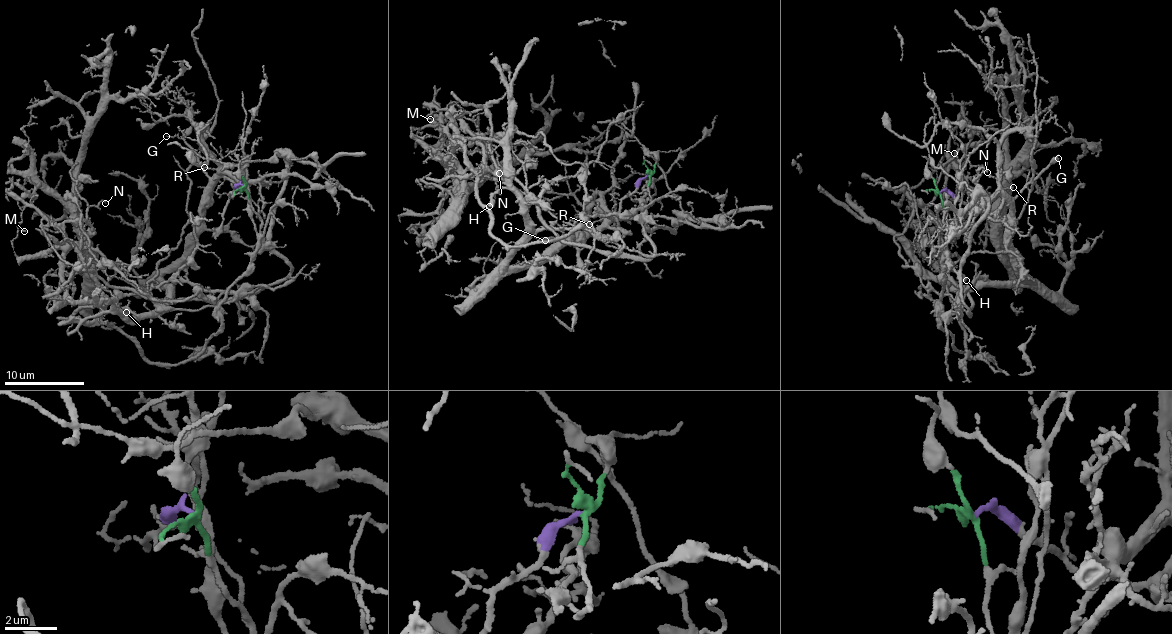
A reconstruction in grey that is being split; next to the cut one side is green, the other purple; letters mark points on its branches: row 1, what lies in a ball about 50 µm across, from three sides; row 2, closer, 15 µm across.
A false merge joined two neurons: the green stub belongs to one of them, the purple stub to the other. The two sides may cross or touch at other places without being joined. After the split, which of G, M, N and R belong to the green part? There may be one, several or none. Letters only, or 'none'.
M, N

